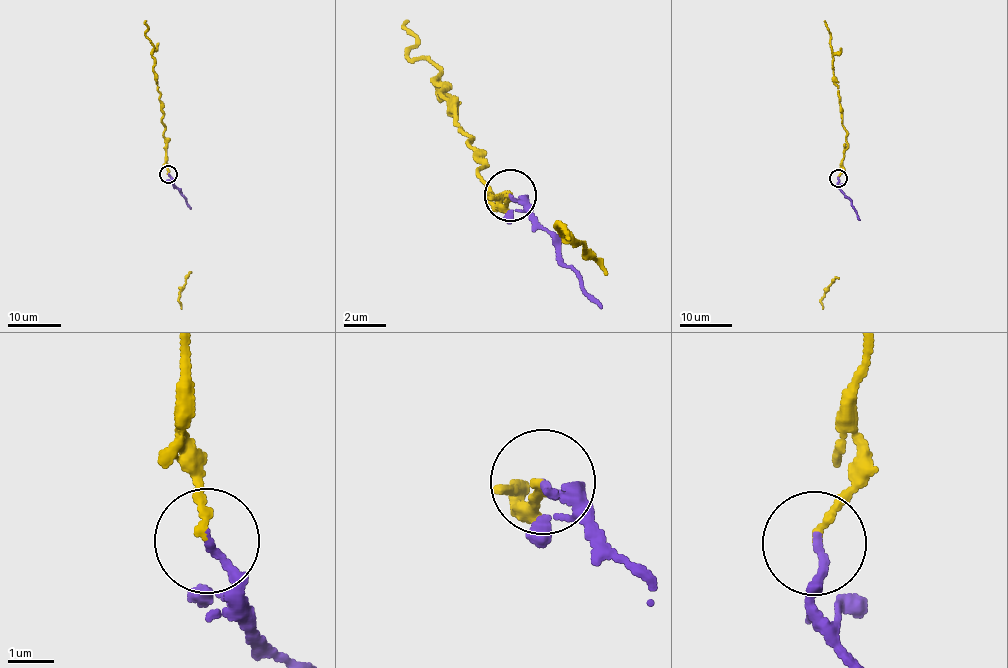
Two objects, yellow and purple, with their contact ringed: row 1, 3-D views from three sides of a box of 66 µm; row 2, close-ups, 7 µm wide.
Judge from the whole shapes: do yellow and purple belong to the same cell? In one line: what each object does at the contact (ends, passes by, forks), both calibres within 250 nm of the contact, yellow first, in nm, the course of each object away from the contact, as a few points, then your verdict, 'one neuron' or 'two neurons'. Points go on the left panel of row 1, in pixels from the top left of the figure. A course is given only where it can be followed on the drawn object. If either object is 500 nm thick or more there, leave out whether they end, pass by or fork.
yellow ends | purple ends | 160/180 nm | yellow via (168, 175), (165, 125), (161, 120), (160, 92), (153, 73), (154, 44), (146, 35), (146, 21) | purple via (168, 175), (190, 208) | one neuron

